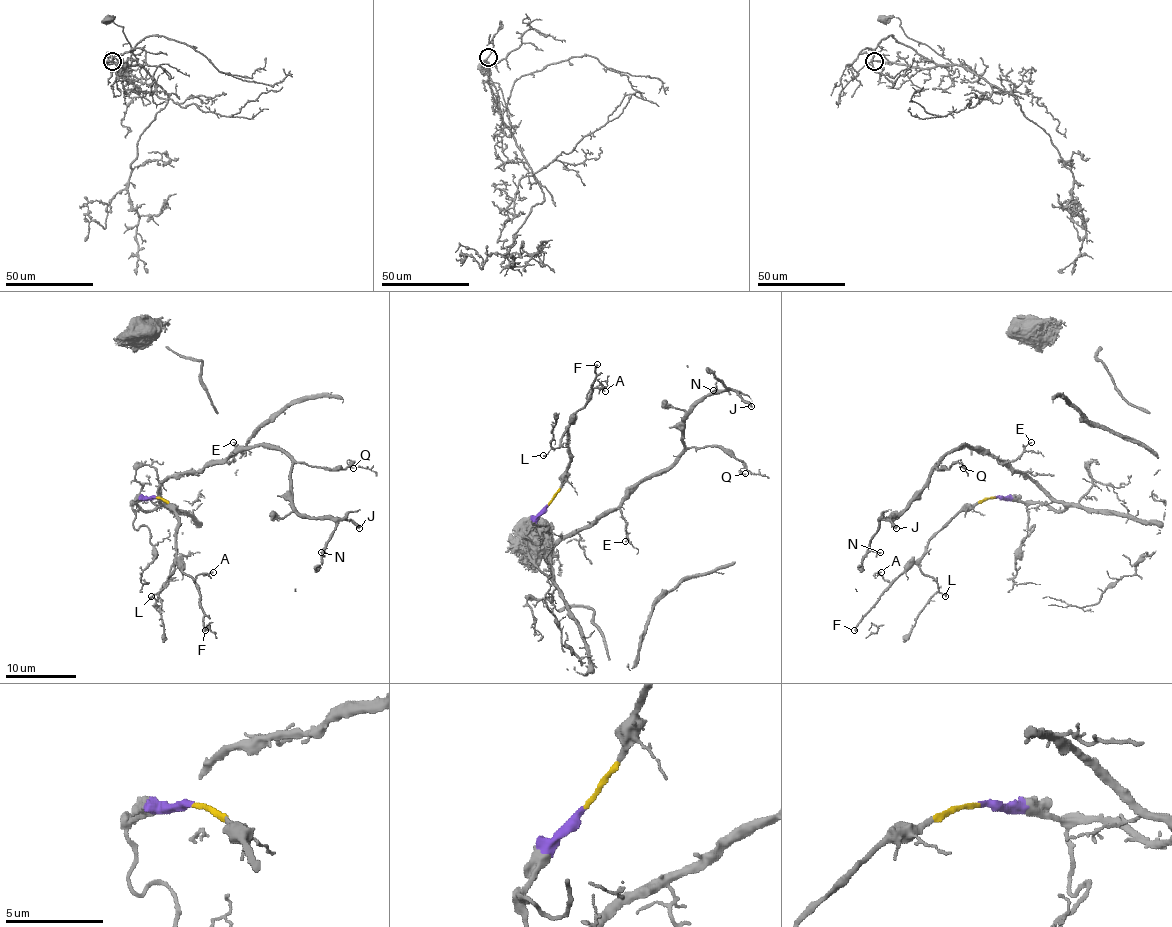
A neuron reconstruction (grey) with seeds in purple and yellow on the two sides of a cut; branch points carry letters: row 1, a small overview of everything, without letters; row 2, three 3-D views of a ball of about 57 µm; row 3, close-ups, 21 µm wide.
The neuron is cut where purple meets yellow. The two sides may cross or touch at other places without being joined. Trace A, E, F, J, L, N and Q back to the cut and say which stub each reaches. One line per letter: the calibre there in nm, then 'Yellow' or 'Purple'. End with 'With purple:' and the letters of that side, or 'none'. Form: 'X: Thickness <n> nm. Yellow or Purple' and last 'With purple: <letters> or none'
A: Thickness 140 nm. Yellow
E: Thickness 80 nm. Purple
F: Thickness 200 nm. Yellow
J: Thickness 320 nm. Purple
L: Thickness 110 nm. Yellow
N: Thickness 150 nm. Purple
Q: Thickness 110 nm. Purple
With purple: E, J, N, Q

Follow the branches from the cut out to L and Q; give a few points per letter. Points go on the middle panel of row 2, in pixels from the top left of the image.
L: (549, 505), (570, 461), (566, 429), (561, 445), (543, 455)
Q: (547, 505), (526, 536), (527, 556), (545, 573), (557, 543), (591, 528), (693, 447), (726, 448), (746, 473)

